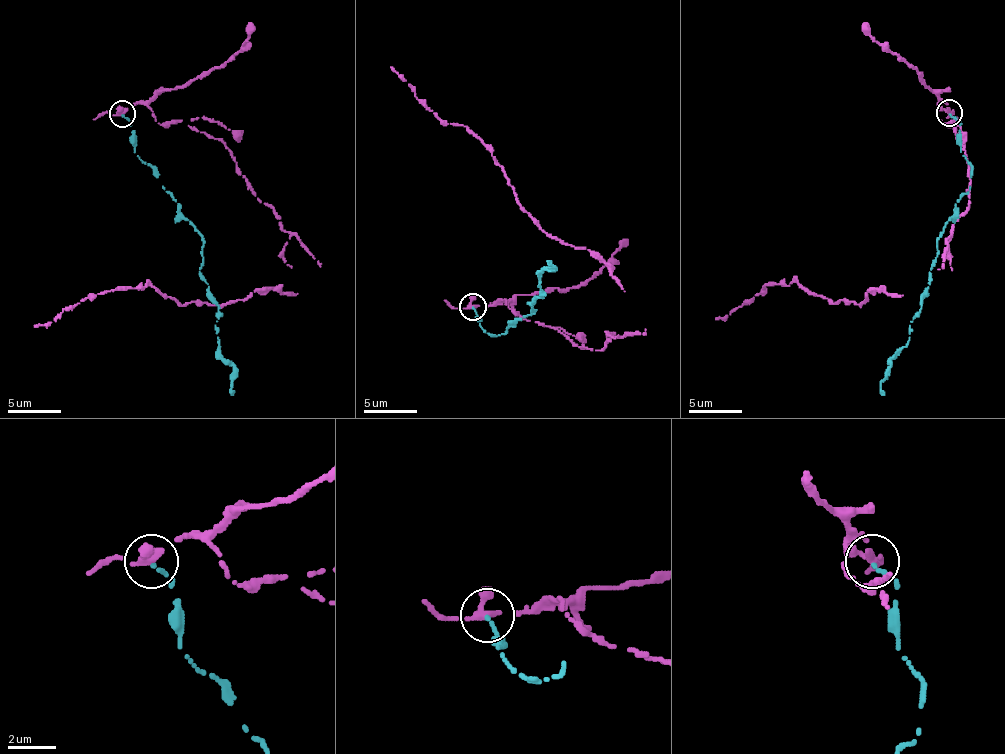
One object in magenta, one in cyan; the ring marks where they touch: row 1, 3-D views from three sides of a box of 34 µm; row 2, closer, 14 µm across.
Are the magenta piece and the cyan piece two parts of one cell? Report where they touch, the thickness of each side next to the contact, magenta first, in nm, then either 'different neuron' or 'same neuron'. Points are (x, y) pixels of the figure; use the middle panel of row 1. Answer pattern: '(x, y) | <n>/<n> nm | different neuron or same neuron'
(473, 307) | 240/170 nm | different neuron

